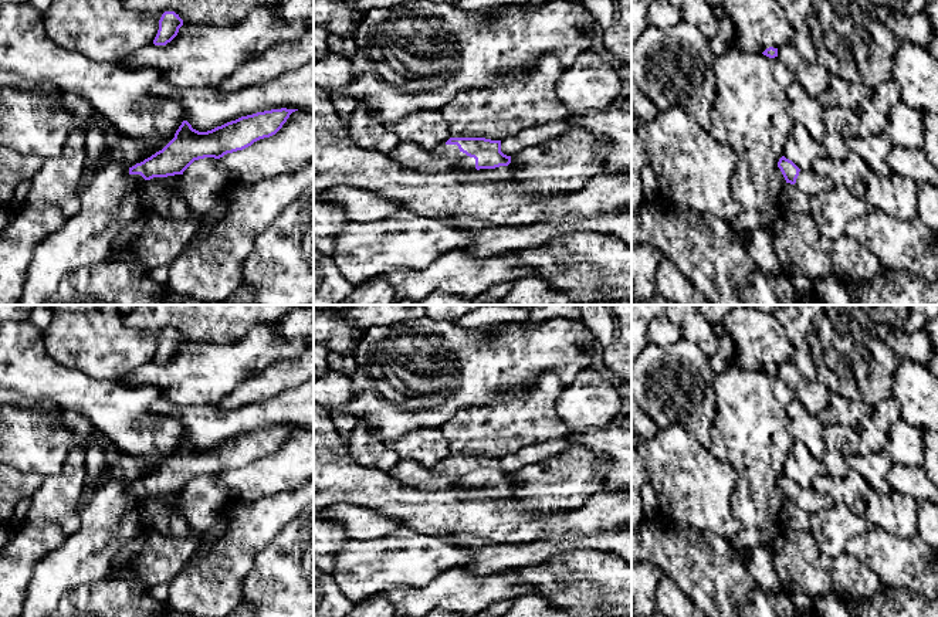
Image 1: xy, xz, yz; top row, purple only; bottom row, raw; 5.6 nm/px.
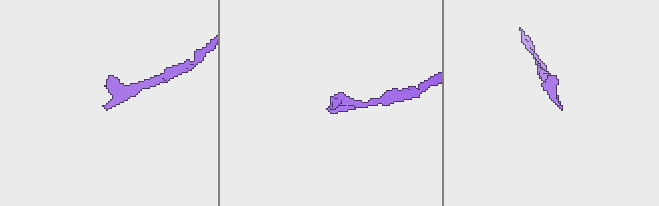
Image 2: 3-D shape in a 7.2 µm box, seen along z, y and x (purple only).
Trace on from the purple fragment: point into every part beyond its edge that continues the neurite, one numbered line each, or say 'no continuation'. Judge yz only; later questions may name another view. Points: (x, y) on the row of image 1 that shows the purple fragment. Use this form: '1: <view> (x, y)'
1: yz (810, 183)

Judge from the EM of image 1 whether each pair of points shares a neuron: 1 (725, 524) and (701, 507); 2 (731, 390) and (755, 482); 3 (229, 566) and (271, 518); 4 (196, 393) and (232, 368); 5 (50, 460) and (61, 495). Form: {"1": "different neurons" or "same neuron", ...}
{"1": "same neuron", "2": "same neuron", "3": "same neuron", "4": "same neuron", "5": "different neurons"}

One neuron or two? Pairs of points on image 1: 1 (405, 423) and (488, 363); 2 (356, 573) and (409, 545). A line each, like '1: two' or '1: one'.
1: one
2: one

